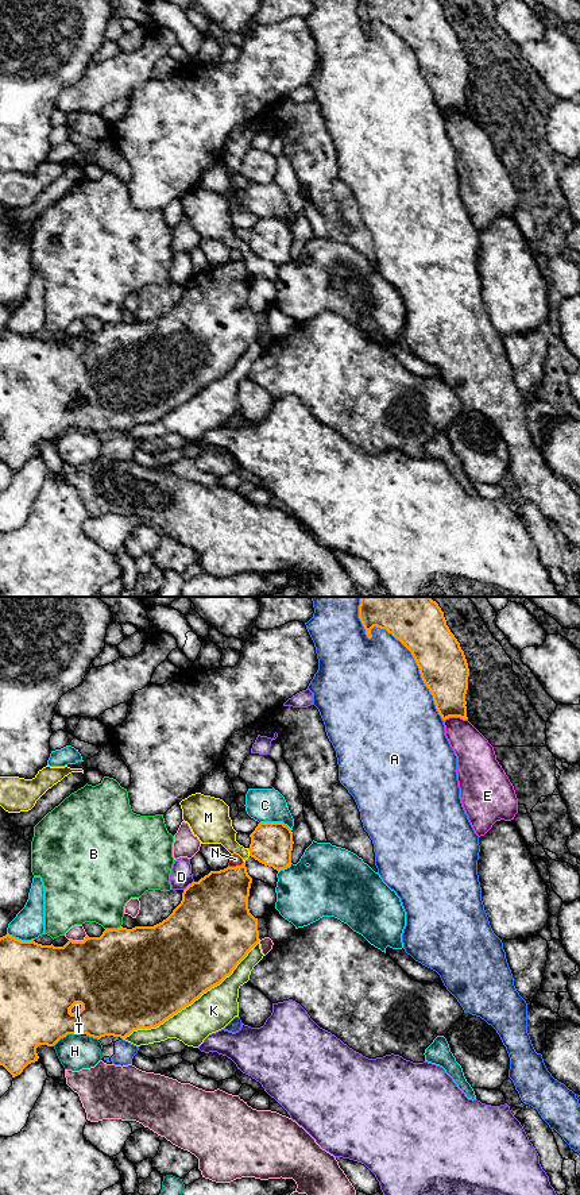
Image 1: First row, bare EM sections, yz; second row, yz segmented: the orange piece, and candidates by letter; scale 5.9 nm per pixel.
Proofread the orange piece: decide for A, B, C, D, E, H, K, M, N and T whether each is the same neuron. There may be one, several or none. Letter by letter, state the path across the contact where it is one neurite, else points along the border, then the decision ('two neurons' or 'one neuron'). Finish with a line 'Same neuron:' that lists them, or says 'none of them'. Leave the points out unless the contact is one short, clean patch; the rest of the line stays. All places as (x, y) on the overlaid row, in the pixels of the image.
A: two neurons
B: two neurons
C: two neurons
D: two neurons
E: two neurons
H: two neurons
K: two neurons
M: border yz (247, 848), (250, 855); two neurons
N: border yz (243, 862), (228, 866); two neurons
T: two neurons
Same neuron: none of them

